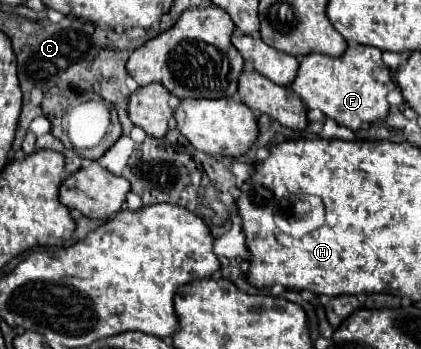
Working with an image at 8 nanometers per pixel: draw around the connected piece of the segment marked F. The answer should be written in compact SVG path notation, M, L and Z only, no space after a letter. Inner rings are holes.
M349 46L339 58L307 54L299 62L299 72L291 82L291 90L301 96L307 108L319 108L327 118L351 130L357 130L363 122L387 116L389 88L395 88L391 72L381 60L381 50L373 50L373 46Z

